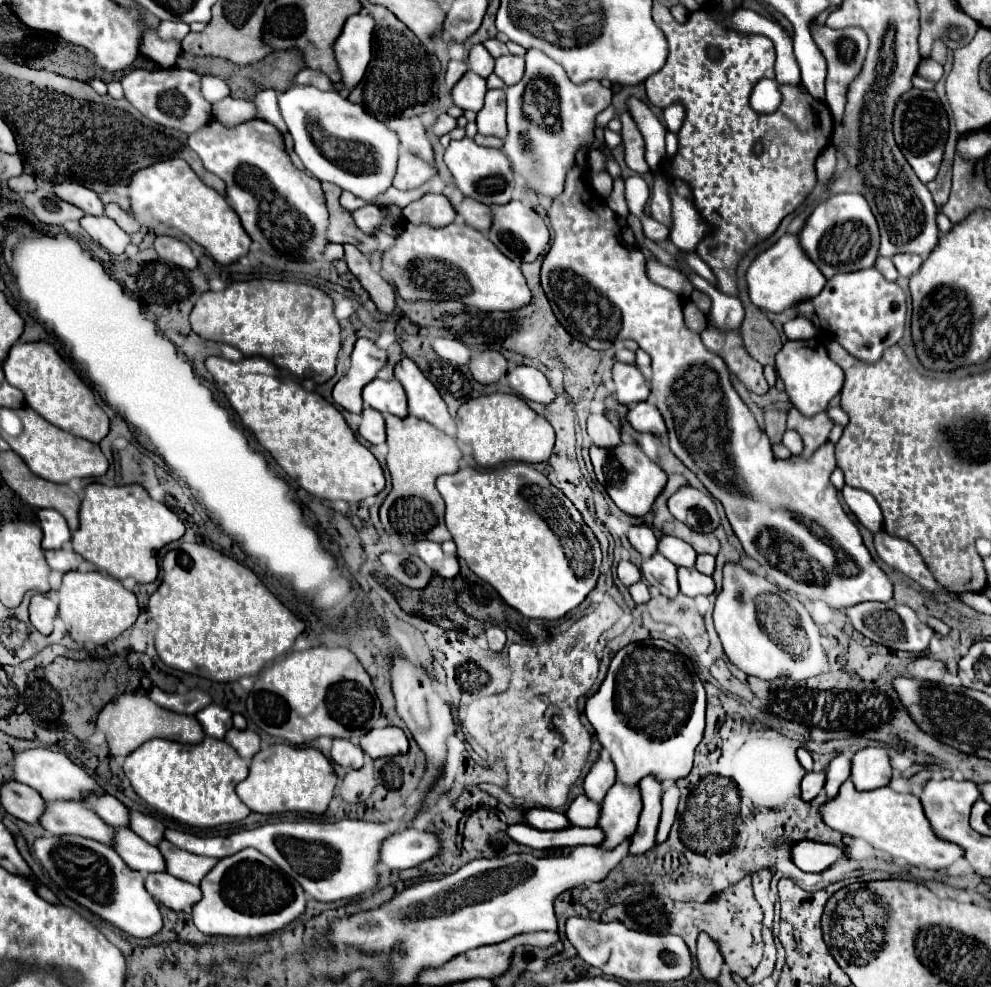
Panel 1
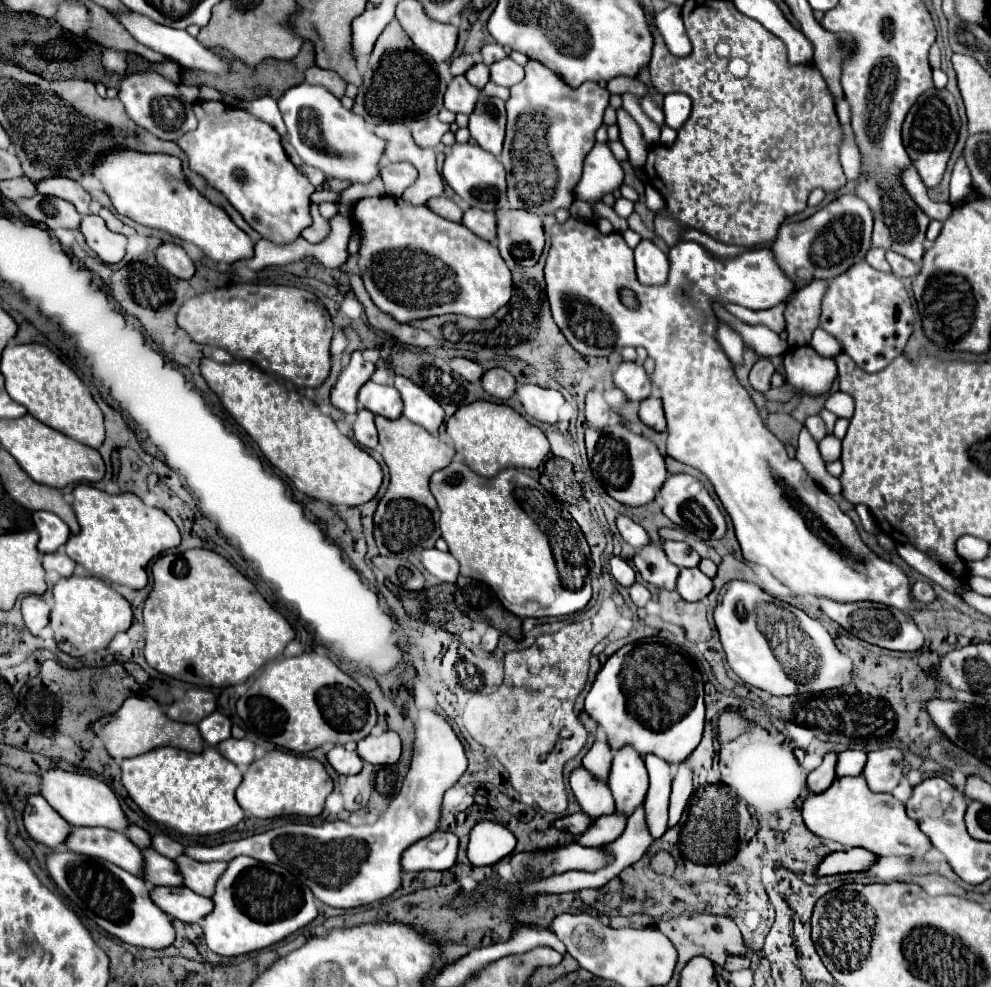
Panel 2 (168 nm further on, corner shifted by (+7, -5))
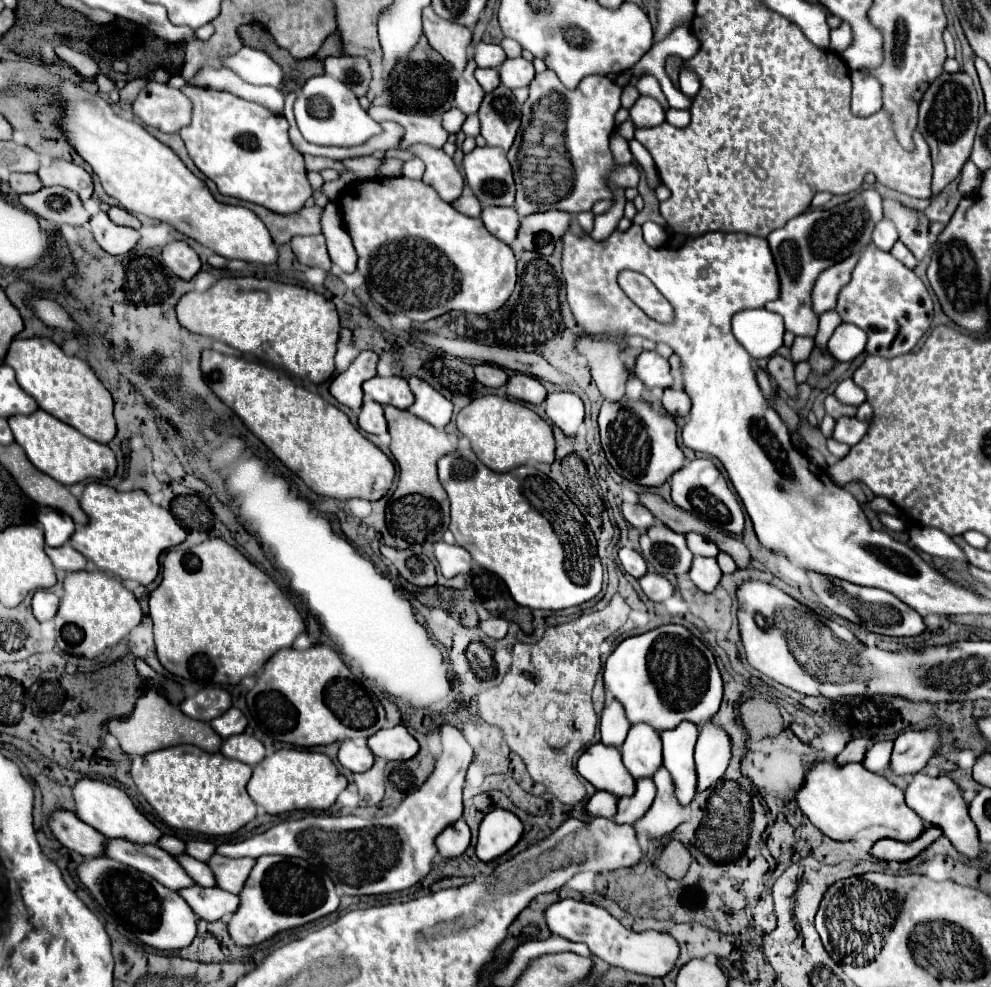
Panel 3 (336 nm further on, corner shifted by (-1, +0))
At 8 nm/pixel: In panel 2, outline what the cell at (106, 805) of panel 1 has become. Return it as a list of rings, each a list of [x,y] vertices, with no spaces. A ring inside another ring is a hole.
[[[130,823],[128,829],[124,829],[124,835],[128,835],[132,839],[132,843],[136,847],[140,847],[140,849],[150,847],[150,835],[144,829],[140,829],[138,825],[134,825],[134,823]]]

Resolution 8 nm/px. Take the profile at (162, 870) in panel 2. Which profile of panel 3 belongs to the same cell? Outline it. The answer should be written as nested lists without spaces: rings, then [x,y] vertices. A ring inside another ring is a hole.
[[[180,856],[178,862],[196,880],[196,884],[200,884],[200,886],[216,886],[216,878],[212,878],[212,870],[208,868],[206,862],[200,862],[200,860],[192,858],[192,856]]]

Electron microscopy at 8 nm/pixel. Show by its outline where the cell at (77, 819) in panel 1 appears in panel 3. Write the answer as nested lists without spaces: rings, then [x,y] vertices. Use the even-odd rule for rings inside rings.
[[[108,840],[106,856],[152,876],[174,892],[196,886],[196,882],[184,874],[184,868],[178,864],[178,860],[172,854],[164,852],[160,846],[142,846],[128,840]]]

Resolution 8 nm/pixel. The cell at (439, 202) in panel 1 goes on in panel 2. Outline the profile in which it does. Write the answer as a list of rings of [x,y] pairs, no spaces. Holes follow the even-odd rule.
[[[434,197],[426,201],[428,209],[436,211],[440,217],[448,219],[448,221],[460,221],[462,219],[462,209],[448,197]]]

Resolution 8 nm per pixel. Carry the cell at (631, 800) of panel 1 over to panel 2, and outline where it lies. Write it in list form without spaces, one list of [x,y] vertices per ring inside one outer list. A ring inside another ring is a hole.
[[[630,745],[614,753],[608,787],[616,803],[616,813],[628,817],[642,805],[648,789],[648,773],[644,759]]]

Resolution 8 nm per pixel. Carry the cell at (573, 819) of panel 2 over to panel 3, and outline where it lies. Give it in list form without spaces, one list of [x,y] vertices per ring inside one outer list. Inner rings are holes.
[[[596,792],[586,810],[588,814],[594,814],[594,816],[604,816],[604,818],[612,818],[616,814],[616,804],[618,804],[618,798],[608,794],[608,792]]]

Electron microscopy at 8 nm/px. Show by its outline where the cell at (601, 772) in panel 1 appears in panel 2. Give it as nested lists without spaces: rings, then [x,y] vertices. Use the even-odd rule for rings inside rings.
[[[604,737],[596,739],[596,743],[586,753],[582,763],[584,763],[584,769],[588,769],[592,773],[592,777],[596,777],[598,781],[604,781],[604,783],[608,781],[610,763],[612,763],[612,751],[610,751],[610,747],[608,747]]]

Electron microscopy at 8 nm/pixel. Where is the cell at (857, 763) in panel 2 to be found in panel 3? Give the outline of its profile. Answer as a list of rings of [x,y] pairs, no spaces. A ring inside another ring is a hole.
[[[886,740],[886,742],[876,742],[868,752],[866,752],[866,758],[864,758],[864,766],[870,770],[870,772],[882,772],[884,768],[888,768],[890,764],[890,754],[892,754],[892,740]]]

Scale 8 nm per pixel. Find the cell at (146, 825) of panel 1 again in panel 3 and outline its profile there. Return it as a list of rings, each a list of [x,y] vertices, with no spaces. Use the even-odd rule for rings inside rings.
[[[190,840],[186,850],[188,850],[188,856],[192,856],[196,860],[202,860],[202,862],[208,862],[214,856],[216,844],[210,842],[210,840]]]

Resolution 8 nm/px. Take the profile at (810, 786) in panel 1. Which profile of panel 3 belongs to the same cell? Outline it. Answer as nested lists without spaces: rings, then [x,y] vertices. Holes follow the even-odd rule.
[[[856,738],[846,744],[840,756],[836,756],[838,764],[848,764],[848,762],[862,762],[864,760],[864,750],[870,748],[870,740],[866,738]]]

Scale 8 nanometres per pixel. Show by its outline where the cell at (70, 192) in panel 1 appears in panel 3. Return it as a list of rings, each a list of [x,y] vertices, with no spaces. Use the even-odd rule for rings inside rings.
[[[62,158],[52,160],[48,166],[42,166],[38,170],[40,180],[44,186],[64,186],[68,190],[74,190],[82,202],[88,200],[92,196],[92,178],[90,174],[76,166],[74,162],[66,162]]]

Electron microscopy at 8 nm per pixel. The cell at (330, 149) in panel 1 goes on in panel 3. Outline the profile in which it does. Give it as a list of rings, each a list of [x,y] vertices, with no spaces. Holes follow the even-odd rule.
[[[328,74],[314,76],[302,86],[294,102],[294,114],[296,114],[296,122],[302,136],[308,142],[314,142],[320,146],[358,146],[358,144],[364,144],[374,134],[382,132],[380,124],[374,122],[368,116],[368,112],[360,106],[354,92],[344,82]]]

